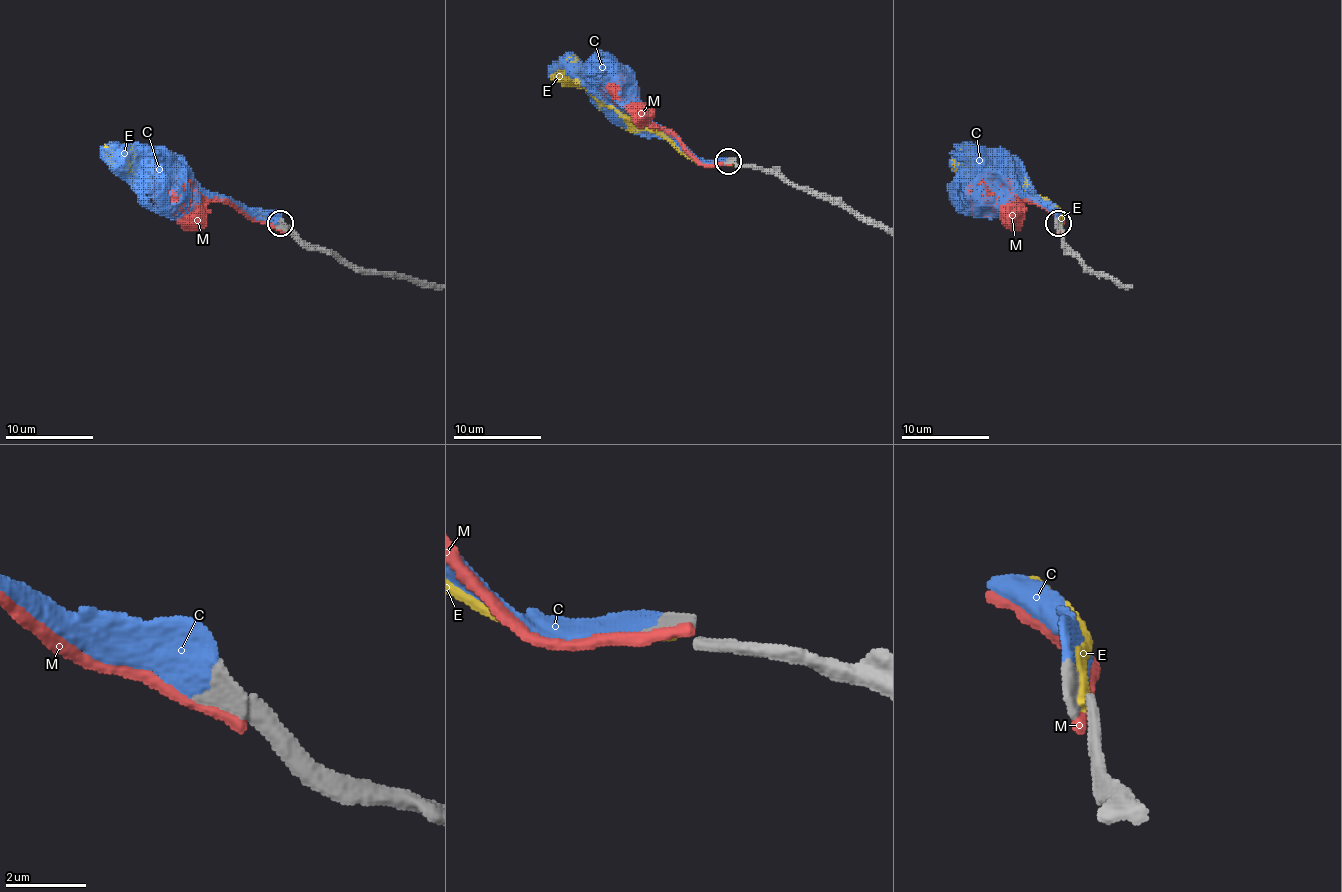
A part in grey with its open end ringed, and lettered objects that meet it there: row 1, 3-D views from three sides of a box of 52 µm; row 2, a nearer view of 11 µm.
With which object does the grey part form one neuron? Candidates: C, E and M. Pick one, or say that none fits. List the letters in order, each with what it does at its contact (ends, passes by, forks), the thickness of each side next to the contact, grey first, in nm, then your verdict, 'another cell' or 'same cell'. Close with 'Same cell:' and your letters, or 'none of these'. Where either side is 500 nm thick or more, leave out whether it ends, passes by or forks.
C: it ends | 480/480 nm | same cell
E: 500/320 nm | another cell
M: it ends | 480/400 nm | another cell
Same cell: C

